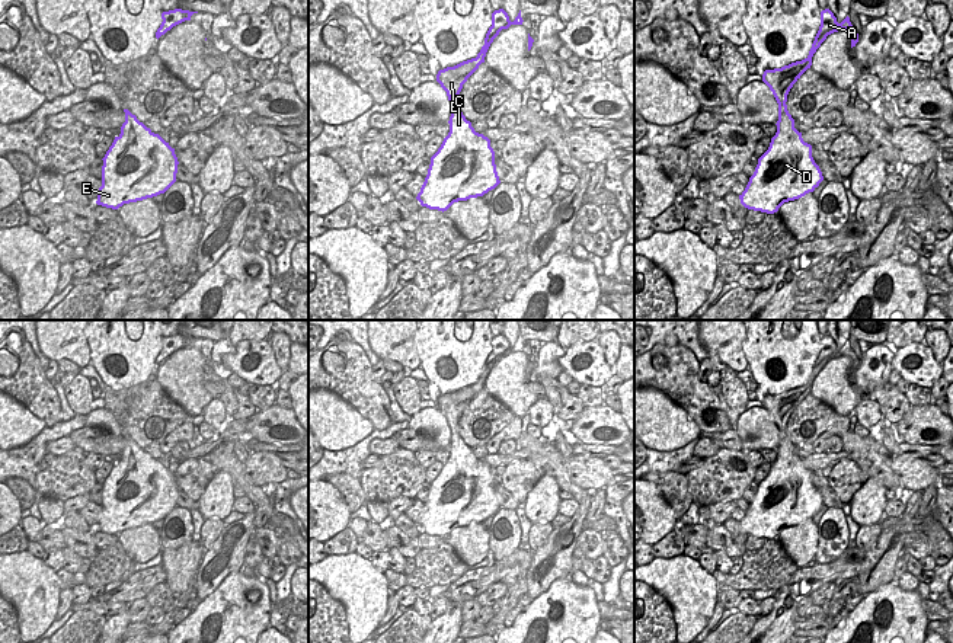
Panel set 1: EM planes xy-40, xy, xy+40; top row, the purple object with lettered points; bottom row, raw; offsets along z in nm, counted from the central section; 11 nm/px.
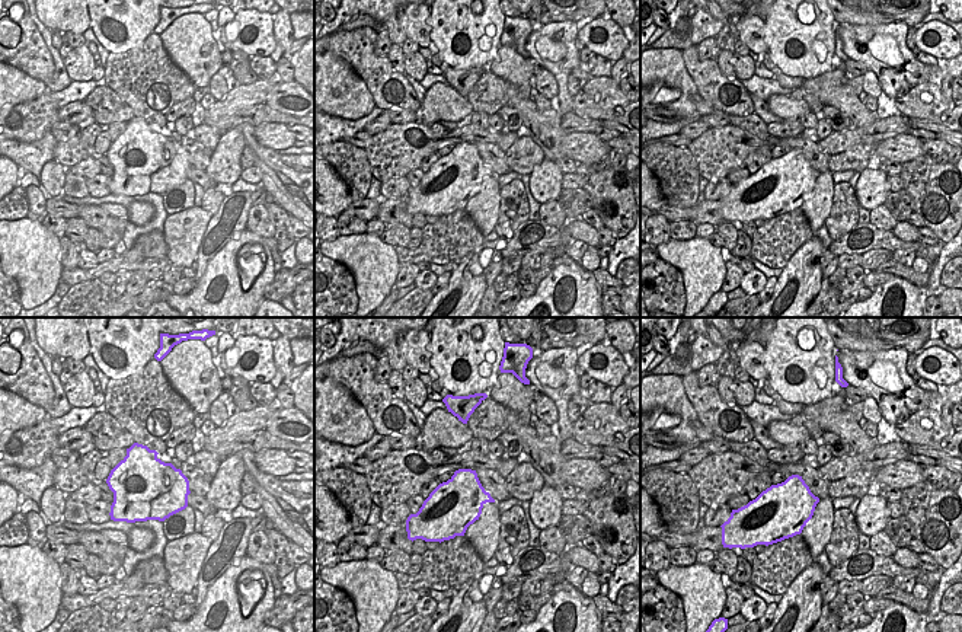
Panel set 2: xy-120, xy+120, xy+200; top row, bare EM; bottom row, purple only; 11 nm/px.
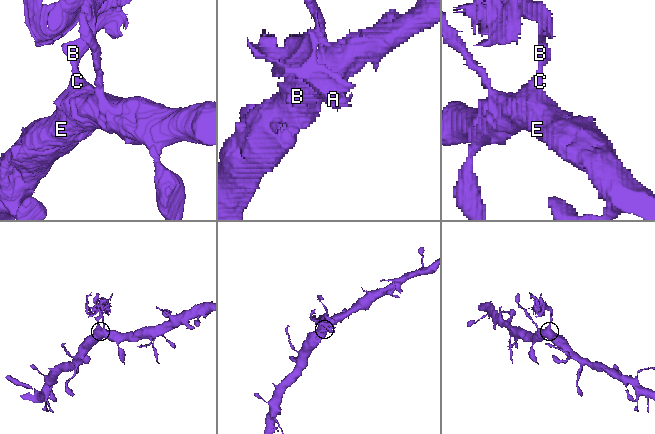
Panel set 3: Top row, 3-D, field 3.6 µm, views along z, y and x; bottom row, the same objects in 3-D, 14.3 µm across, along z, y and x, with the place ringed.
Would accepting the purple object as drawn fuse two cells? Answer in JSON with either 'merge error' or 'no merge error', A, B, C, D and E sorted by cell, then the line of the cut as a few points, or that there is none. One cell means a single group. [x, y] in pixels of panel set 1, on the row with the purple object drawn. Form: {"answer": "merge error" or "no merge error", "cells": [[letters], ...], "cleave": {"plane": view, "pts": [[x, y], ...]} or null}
{"answer": "merge error", "cells": [["A", "B"], ["C", "D", "E"]], "cleave": {"plane": "xy", "pts": [[457, 104], [451, 105]]}}

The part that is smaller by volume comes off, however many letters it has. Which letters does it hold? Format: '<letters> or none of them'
A, B

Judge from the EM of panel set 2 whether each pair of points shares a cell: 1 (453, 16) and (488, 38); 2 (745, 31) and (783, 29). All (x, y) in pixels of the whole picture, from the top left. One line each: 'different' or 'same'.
1: same
2: different

